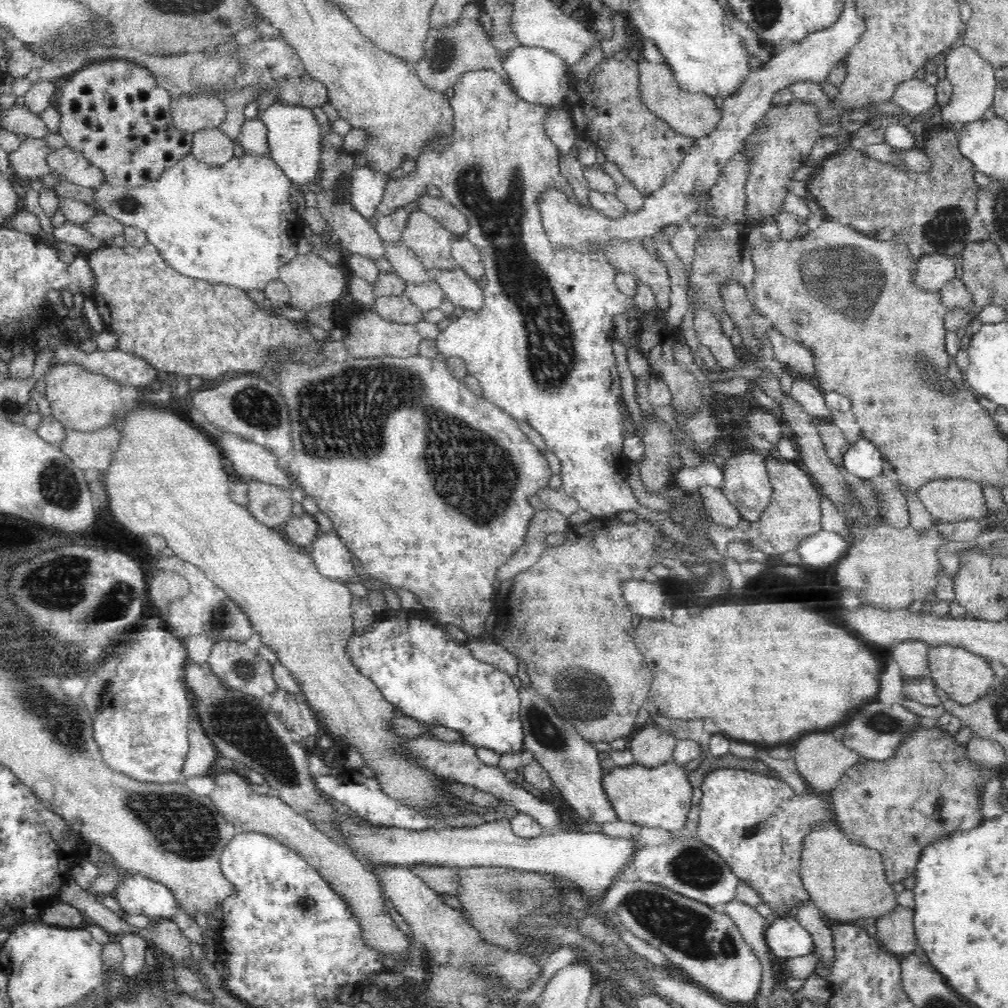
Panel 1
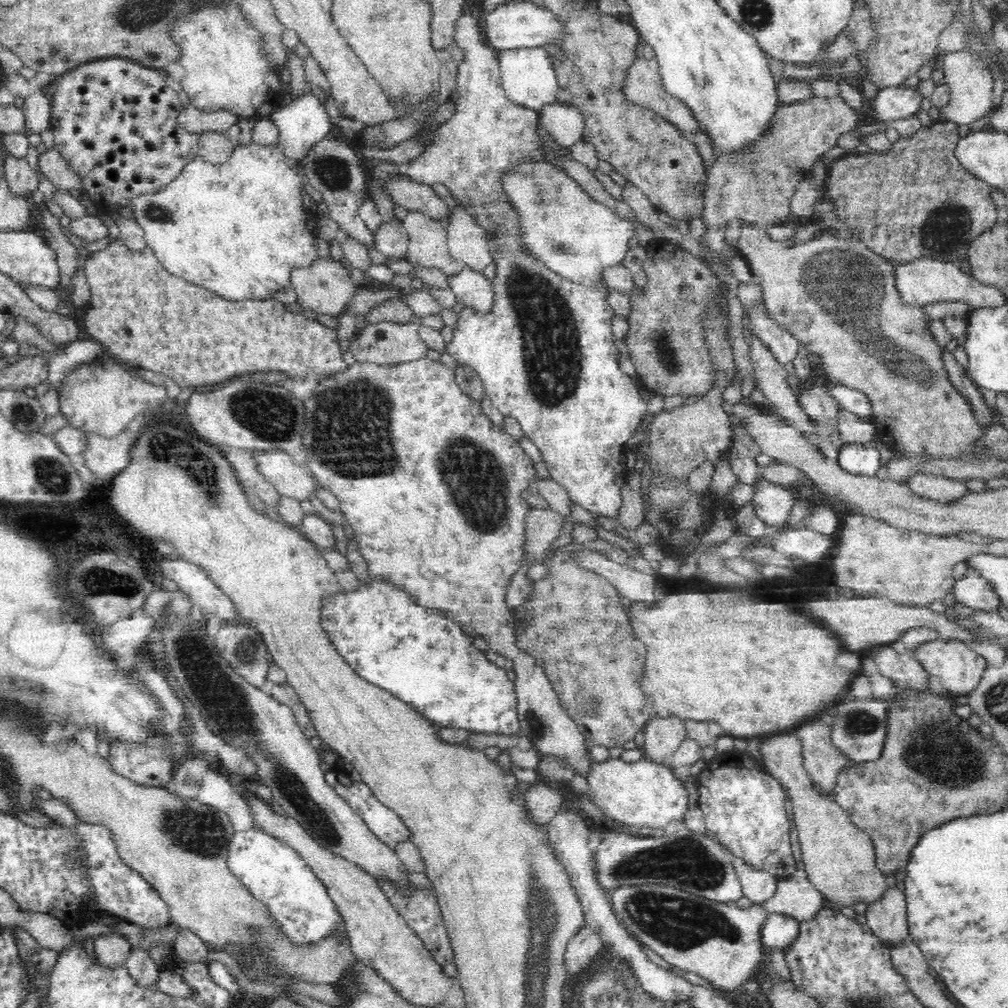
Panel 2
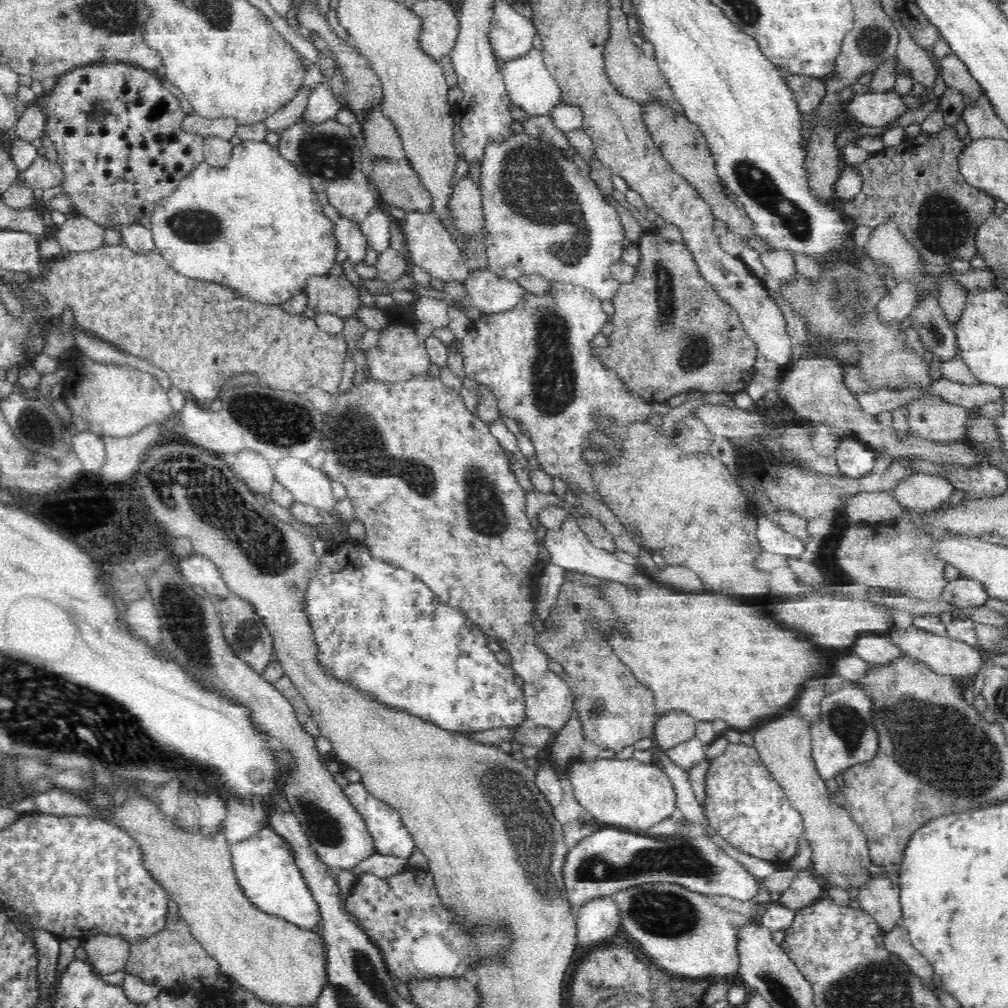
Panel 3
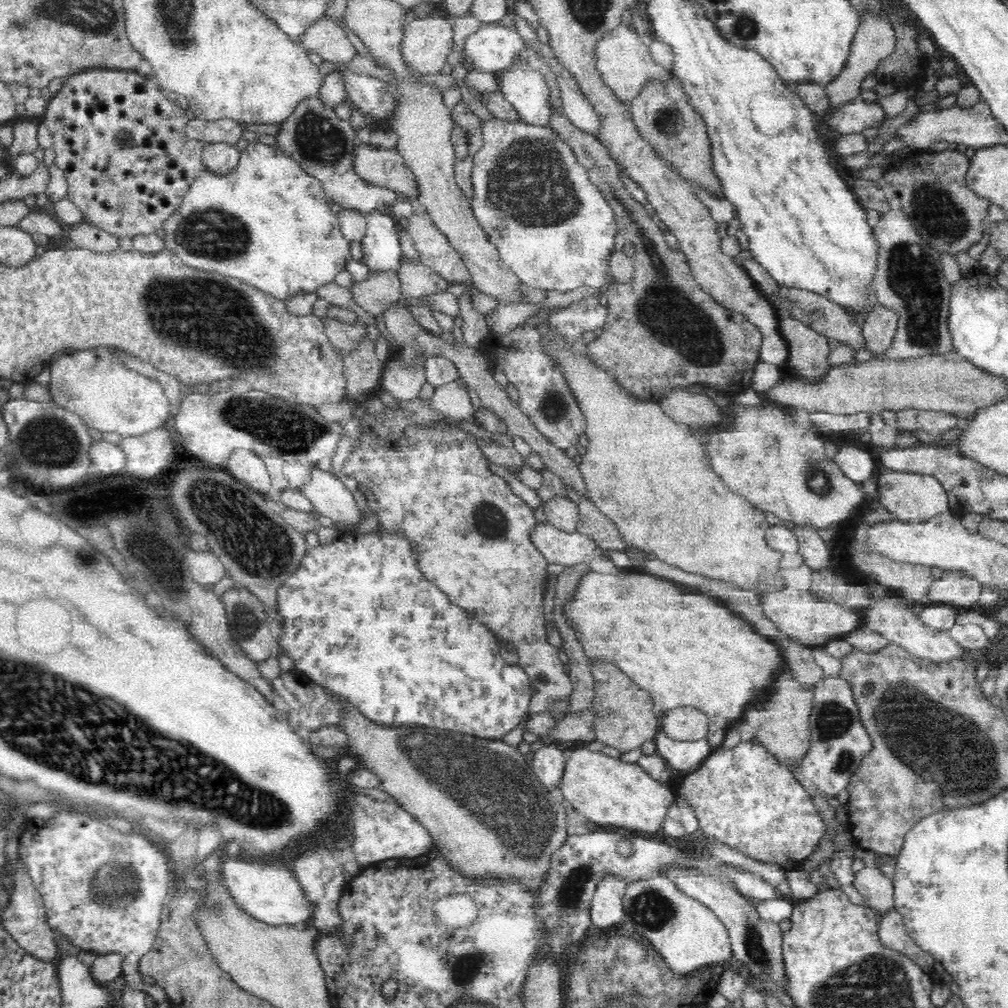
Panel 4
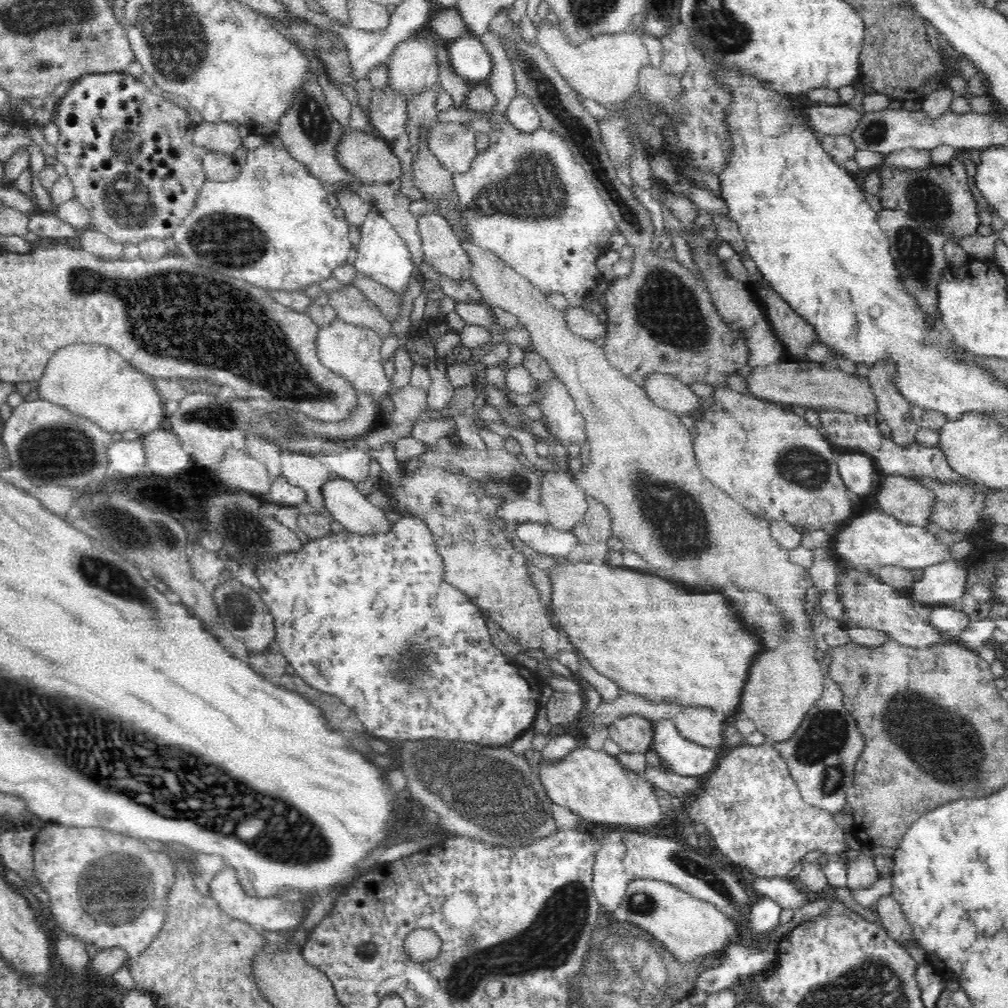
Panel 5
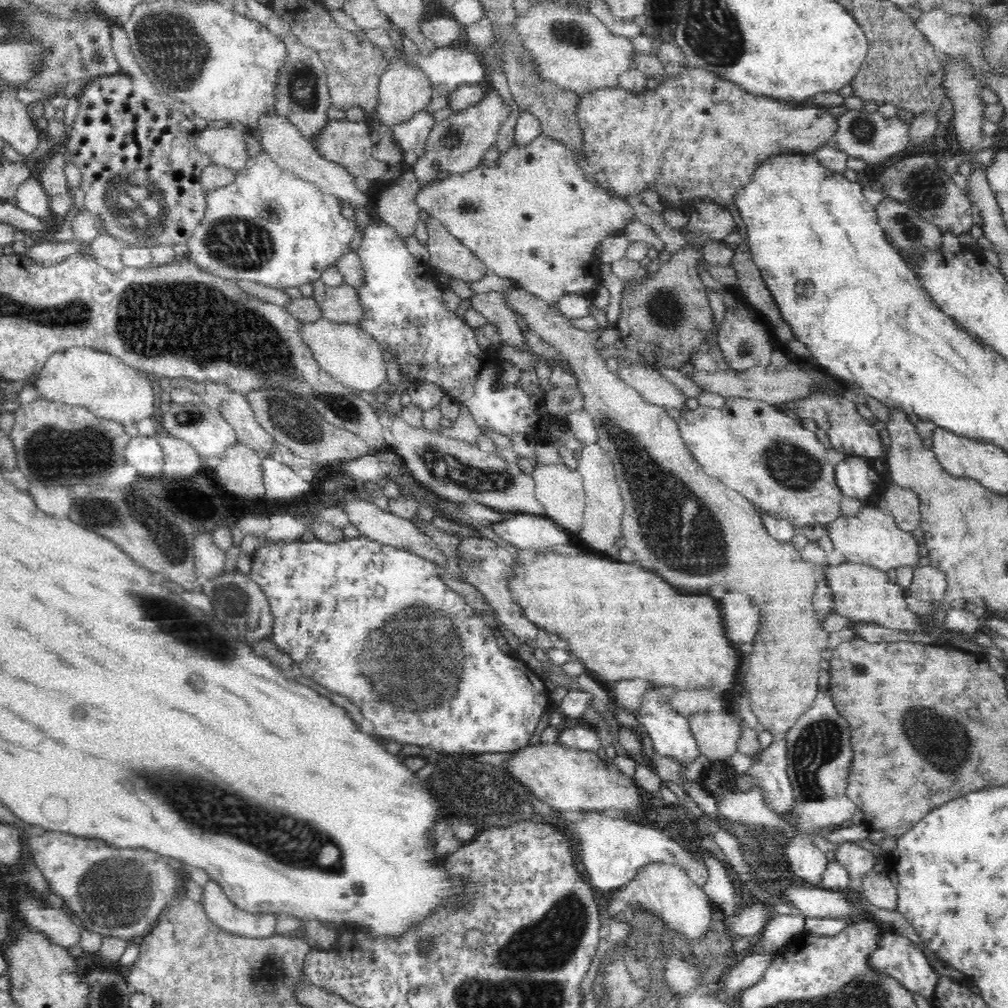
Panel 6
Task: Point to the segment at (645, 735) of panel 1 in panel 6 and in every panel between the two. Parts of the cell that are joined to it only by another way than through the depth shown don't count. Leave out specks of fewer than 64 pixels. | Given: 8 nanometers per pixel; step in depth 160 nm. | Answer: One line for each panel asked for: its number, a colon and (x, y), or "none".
2: (663, 736)
3: (676, 726)
4: (683, 723)
5: (701, 725)
6: (718, 734)

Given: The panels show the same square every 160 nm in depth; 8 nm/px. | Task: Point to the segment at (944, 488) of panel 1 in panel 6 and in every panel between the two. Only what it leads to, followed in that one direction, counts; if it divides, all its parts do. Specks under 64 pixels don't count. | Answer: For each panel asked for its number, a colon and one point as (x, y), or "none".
2: (936, 488)
3: (919, 493)
4: (911, 497)
5: (911, 503)
6: (903, 504)

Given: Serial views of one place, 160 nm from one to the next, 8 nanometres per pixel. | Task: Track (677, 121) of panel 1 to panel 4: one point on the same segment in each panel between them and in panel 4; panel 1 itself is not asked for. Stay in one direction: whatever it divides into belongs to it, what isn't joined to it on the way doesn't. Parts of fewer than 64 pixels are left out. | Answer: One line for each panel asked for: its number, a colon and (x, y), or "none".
2: (643, 86)
3: (634, 75)
4: (624, 62)

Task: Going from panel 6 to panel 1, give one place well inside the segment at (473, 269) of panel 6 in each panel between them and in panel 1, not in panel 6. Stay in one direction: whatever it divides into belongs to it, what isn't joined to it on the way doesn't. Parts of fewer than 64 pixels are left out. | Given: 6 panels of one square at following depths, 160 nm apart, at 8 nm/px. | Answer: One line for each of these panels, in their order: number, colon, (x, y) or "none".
1: (431, 242)
2: (428, 244)
3: (429, 245)
4: (435, 251)
5: (443, 248)

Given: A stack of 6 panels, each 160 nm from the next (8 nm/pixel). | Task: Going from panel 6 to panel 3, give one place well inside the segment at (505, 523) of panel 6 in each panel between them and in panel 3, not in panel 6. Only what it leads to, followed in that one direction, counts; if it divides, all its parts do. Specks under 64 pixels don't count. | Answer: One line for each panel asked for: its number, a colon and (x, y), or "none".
3: (568, 547)
4: (558, 547)
5: (540, 537)

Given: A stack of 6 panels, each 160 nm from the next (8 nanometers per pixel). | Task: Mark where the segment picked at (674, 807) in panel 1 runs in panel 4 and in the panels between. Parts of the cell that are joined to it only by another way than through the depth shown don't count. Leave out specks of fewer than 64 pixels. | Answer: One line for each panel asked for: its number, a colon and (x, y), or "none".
2: (646, 793)
3: (627, 793)
4: (607, 791)

